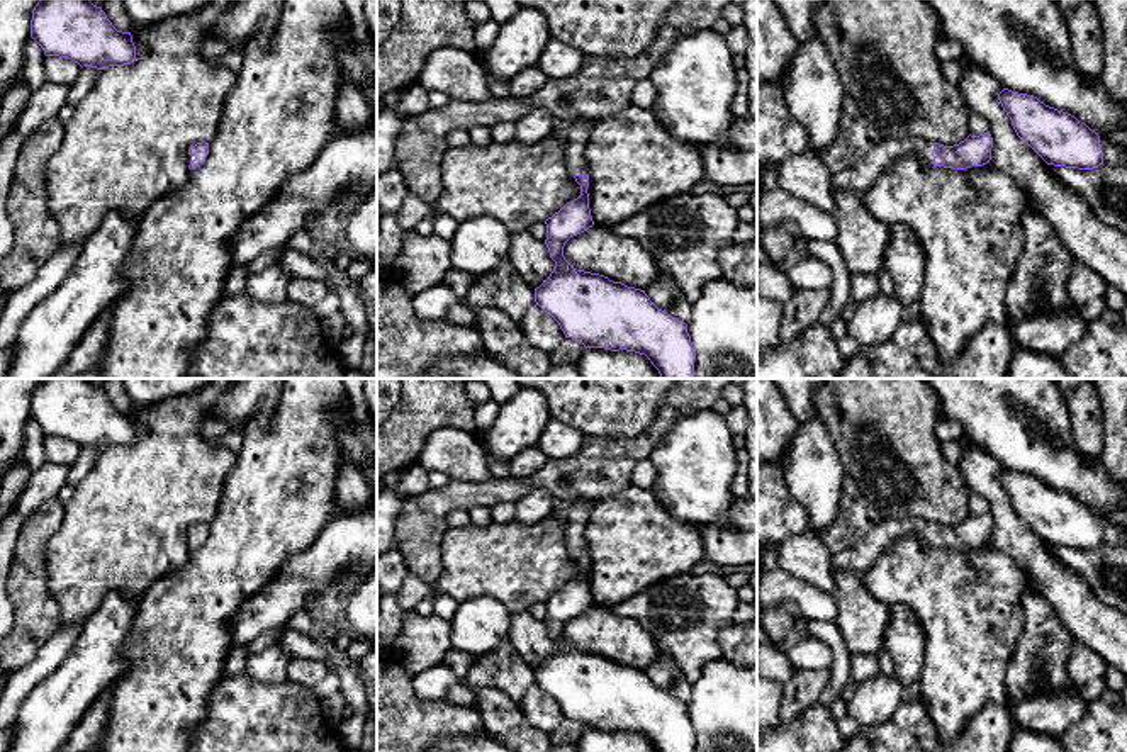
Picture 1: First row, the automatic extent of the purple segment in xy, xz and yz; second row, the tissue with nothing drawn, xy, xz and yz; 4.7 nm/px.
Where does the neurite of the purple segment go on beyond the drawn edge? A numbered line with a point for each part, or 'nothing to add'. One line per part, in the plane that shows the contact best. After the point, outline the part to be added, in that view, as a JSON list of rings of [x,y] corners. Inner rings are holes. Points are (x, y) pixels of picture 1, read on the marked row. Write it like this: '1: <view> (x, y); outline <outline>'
1: yz (859, 177); outline [[[883,137],[881,143],[859,163],[838,173],[832,173],[830,188],[866,194],[891,161],[913,154],[918,160],[934,165],[932,153],[934,141],[925,141],[920,137]]]

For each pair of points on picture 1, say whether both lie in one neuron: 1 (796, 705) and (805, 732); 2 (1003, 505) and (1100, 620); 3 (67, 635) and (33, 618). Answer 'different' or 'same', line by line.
1: different
2: same
3: different

